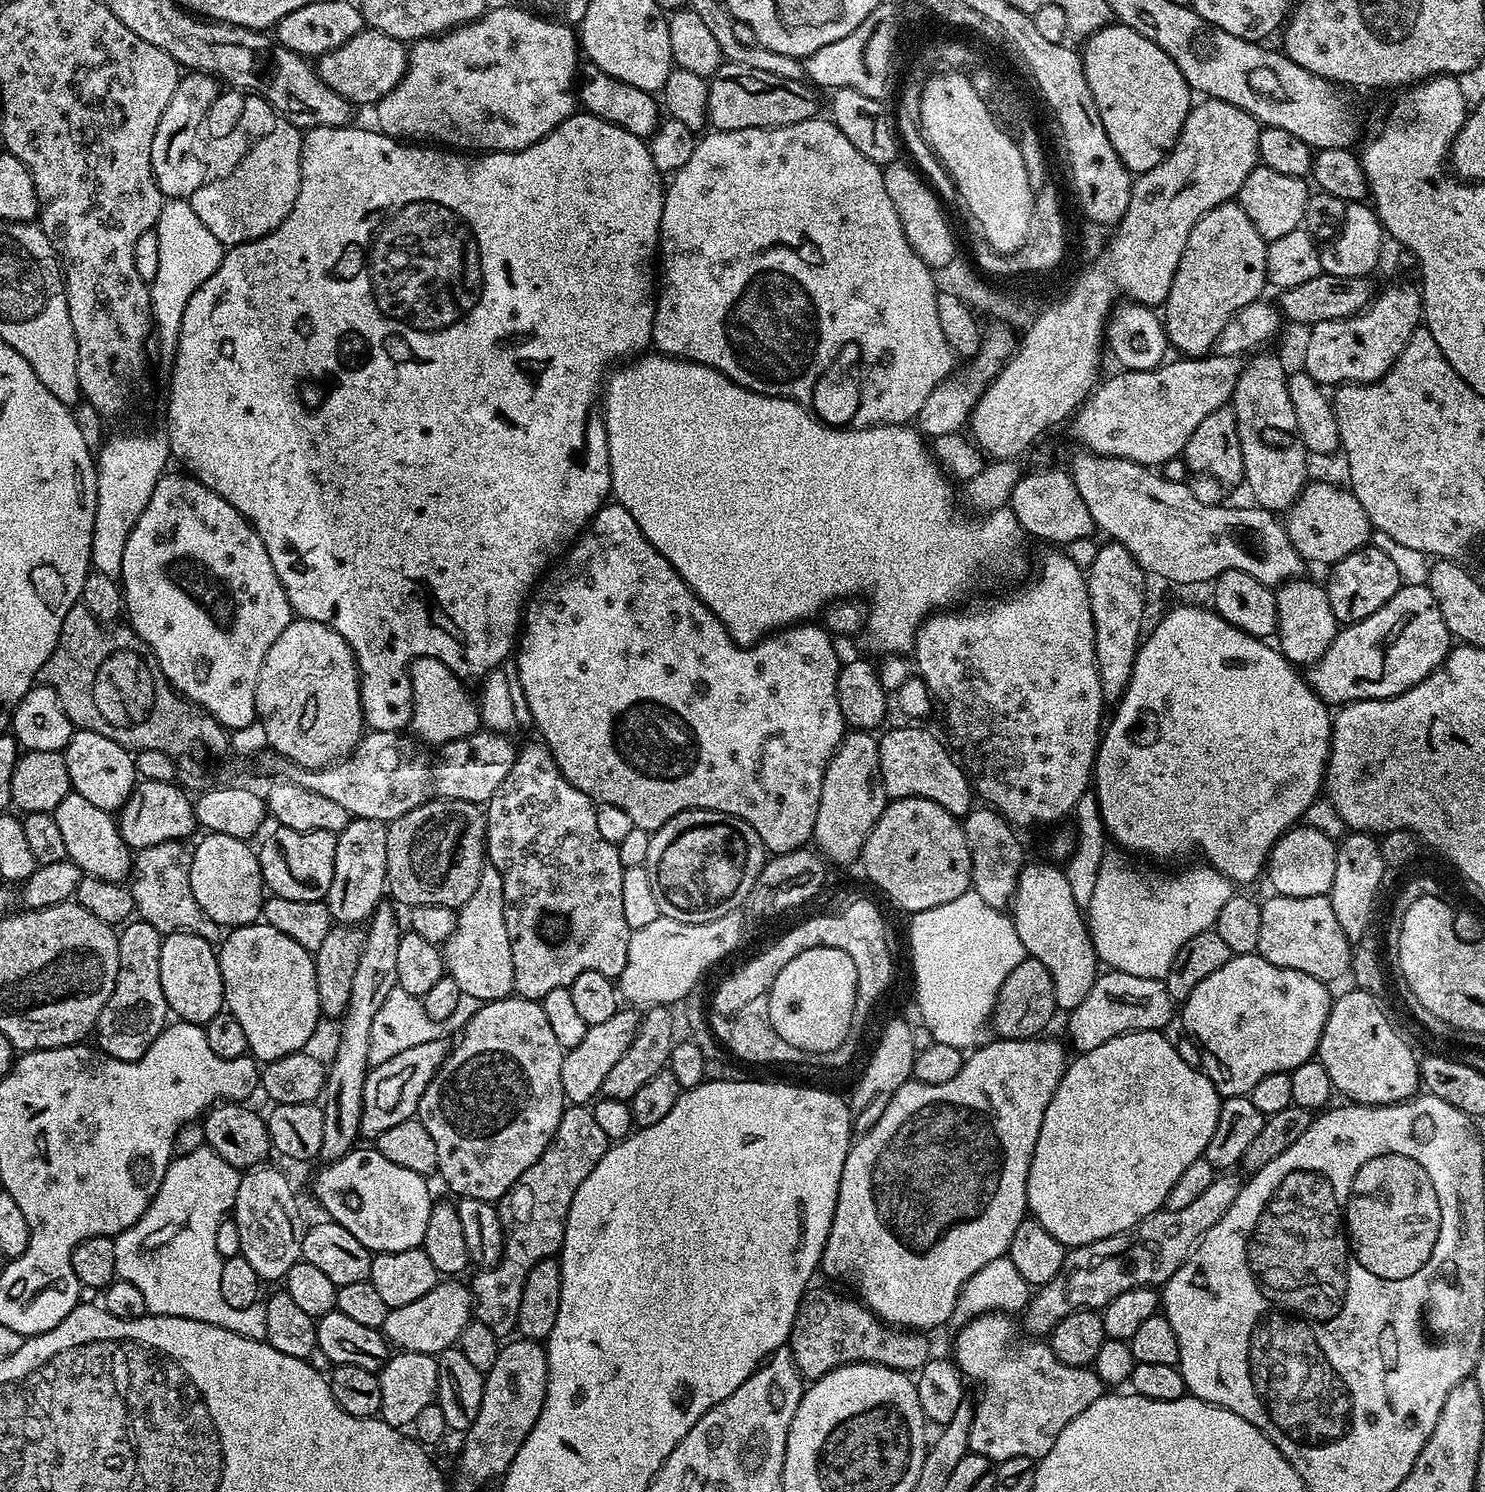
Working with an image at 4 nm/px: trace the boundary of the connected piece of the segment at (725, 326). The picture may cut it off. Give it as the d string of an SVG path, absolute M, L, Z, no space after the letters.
M813 118L790 126L778 126L780 132L768 132L766 129L763 132L745 132L743 128L731 128L722 132L712 130L697 139L694 154L690 154L690 162L686 162L686 166L682 166L682 170L675 172L671 177L672 184L670 180L664 193L664 209L662 210L658 245L659 259L661 261L664 259L664 273L661 276L659 273L658 276L656 313L652 323L652 344L663 355L674 356L682 360L693 360L699 364L716 368L722 374L729 376L735 384L741 384L743 388L748 388L751 392L760 392L764 396L784 396L788 400L798 401L799 404L810 405L811 411L819 419L823 420L825 424L831 424L834 428L874 428L878 424L908 424L919 417L930 394L942 381L953 375L958 364L958 357L946 342L946 337L942 335L942 325L938 323L938 302L936 301L938 289L933 276L934 272L933 269L926 266L926 262L922 262L922 258L918 258L918 254L914 254L914 246L910 246L910 242L906 242L902 222L898 222L898 210L894 210L894 202L890 202L890 194L886 194L886 182L881 165L870 162L870 158L866 158L866 154L861 154L852 145L850 138L846 138L846 134L842 134L842 130L838 130L838 126L832 123L831 119L820 119Z

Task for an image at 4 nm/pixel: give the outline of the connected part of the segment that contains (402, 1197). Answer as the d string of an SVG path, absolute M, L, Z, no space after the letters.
M360 1146L348 1152L340 1160L327 1163L324 1166L324 1169L317 1174L314 1180L314 1194L321 1206L327 1211L325 1212L327 1217L335 1221L336 1224L344 1226L346 1230L348 1230L350 1234L353 1234L354 1238L357 1238L358 1242L362 1243L362 1246L366 1246L370 1252L374 1254L379 1254L381 1252L396 1253L401 1252L402 1250L419 1248L424 1243L426 1227L430 1218L430 1210L432 1209L434 1203L434 1198L431 1198L430 1196L428 1183L429 1181L425 1177L420 1176L405 1167L397 1166L394 1162L390 1162L390 1160L383 1157L381 1152L374 1146L368 1146L368 1148Z

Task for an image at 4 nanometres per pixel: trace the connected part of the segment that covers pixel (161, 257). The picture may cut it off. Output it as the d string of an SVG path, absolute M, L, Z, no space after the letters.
M184 198L165 199L154 231L158 234L158 274L154 274L150 282L154 336L160 339L161 354L172 358L176 354L186 302L190 302L190 294L194 294L194 290L218 270L226 248L202 224L201 218Z

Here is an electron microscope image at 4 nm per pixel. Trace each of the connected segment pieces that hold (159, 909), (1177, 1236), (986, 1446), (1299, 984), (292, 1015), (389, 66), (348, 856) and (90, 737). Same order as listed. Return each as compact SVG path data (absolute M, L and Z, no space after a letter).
M163 840L135 853L130 877L135 911L139 919L150 922L150 926L154 926L154 930L164 936L185 932L216 942L221 939L222 928L208 917L202 906L198 906L194 890L190 890L192 853L189 845L186 845L187 843L178 840Z
M1236 1174L1217 1175L1215 1182L1182 1210L1164 1208L1142 1218L1130 1230L1065 1251L1062 1270L1058 1270L1050 1282L1039 1285L1029 1299L1022 1313L1025 1330L1033 1332L1036 1335L1033 1337L1044 1338L1066 1314L1083 1308L1102 1310L1114 1302L1118 1294L1126 1294L1126 1290L1165 1284L1191 1257L1192 1249L1210 1226L1214 1226L1214 1222L1230 1210L1234 1198L1238 1198L1242 1180L1232 1175Z
M989 1314L979 1316L959 1329L956 1336L956 1356L954 1363L965 1377L977 1376L984 1383L984 1393L980 1401L975 1401L976 1413L970 1426L970 1449L977 1456L985 1456L993 1462L1006 1458L1030 1458L1039 1461L1052 1447L1070 1422L1078 1418L1086 1406L1090 1406L1098 1397L1105 1395L1106 1386L1091 1367L1075 1368L1066 1366L1044 1342L1024 1344L1013 1352L1004 1352L1004 1343L1012 1332L1012 1324L1007 1315Z
M1258 954L1233 955L1222 970L1214 970L1210 978L1194 986L1194 994L1182 1002L1184 1013L1181 1016L1179 1013L1178 1020L1184 1023L1188 1031L1185 1032L1187 1039L1198 1046L1200 1068L1221 1097L1247 1096L1266 1074L1291 1073L1293 1068L1302 1066L1317 1055L1322 1030L1334 999L1328 988L1329 985L1323 980L1310 978L1310 974L1302 974L1302 970L1274 966L1274 962L1266 962L1266 958Z
M257 922L231 929L219 945L218 959L227 1011L232 1012L234 1018L238 1018L242 1031L246 1033L248 1052L253 1057L256 1055L257 1061L269 1062L309 1047L308 1039L315 1034L316 1023L322 1020L313 953L298 946L294 938L286 938L286 934L278 934L274 926Z
M362 30L354 38L350 38L342 46L325 52L318 60L318 71L322 82L330 86L330 90L351 102L353 105L375 105L390 90L398 86L408 69L408 48L401 41L390 38L390 34Z
M349 819L346 827L336 837L334 878L326 897L333 921L349 926L363 925L385 899L387 883L385 821Z
M76 730L63 753L66 770L70 770L72 791L82 794L90 806L116 814L133 799L138 777L136 761L129 749L118 742L110 742L110 738L102 738L102 734Z

